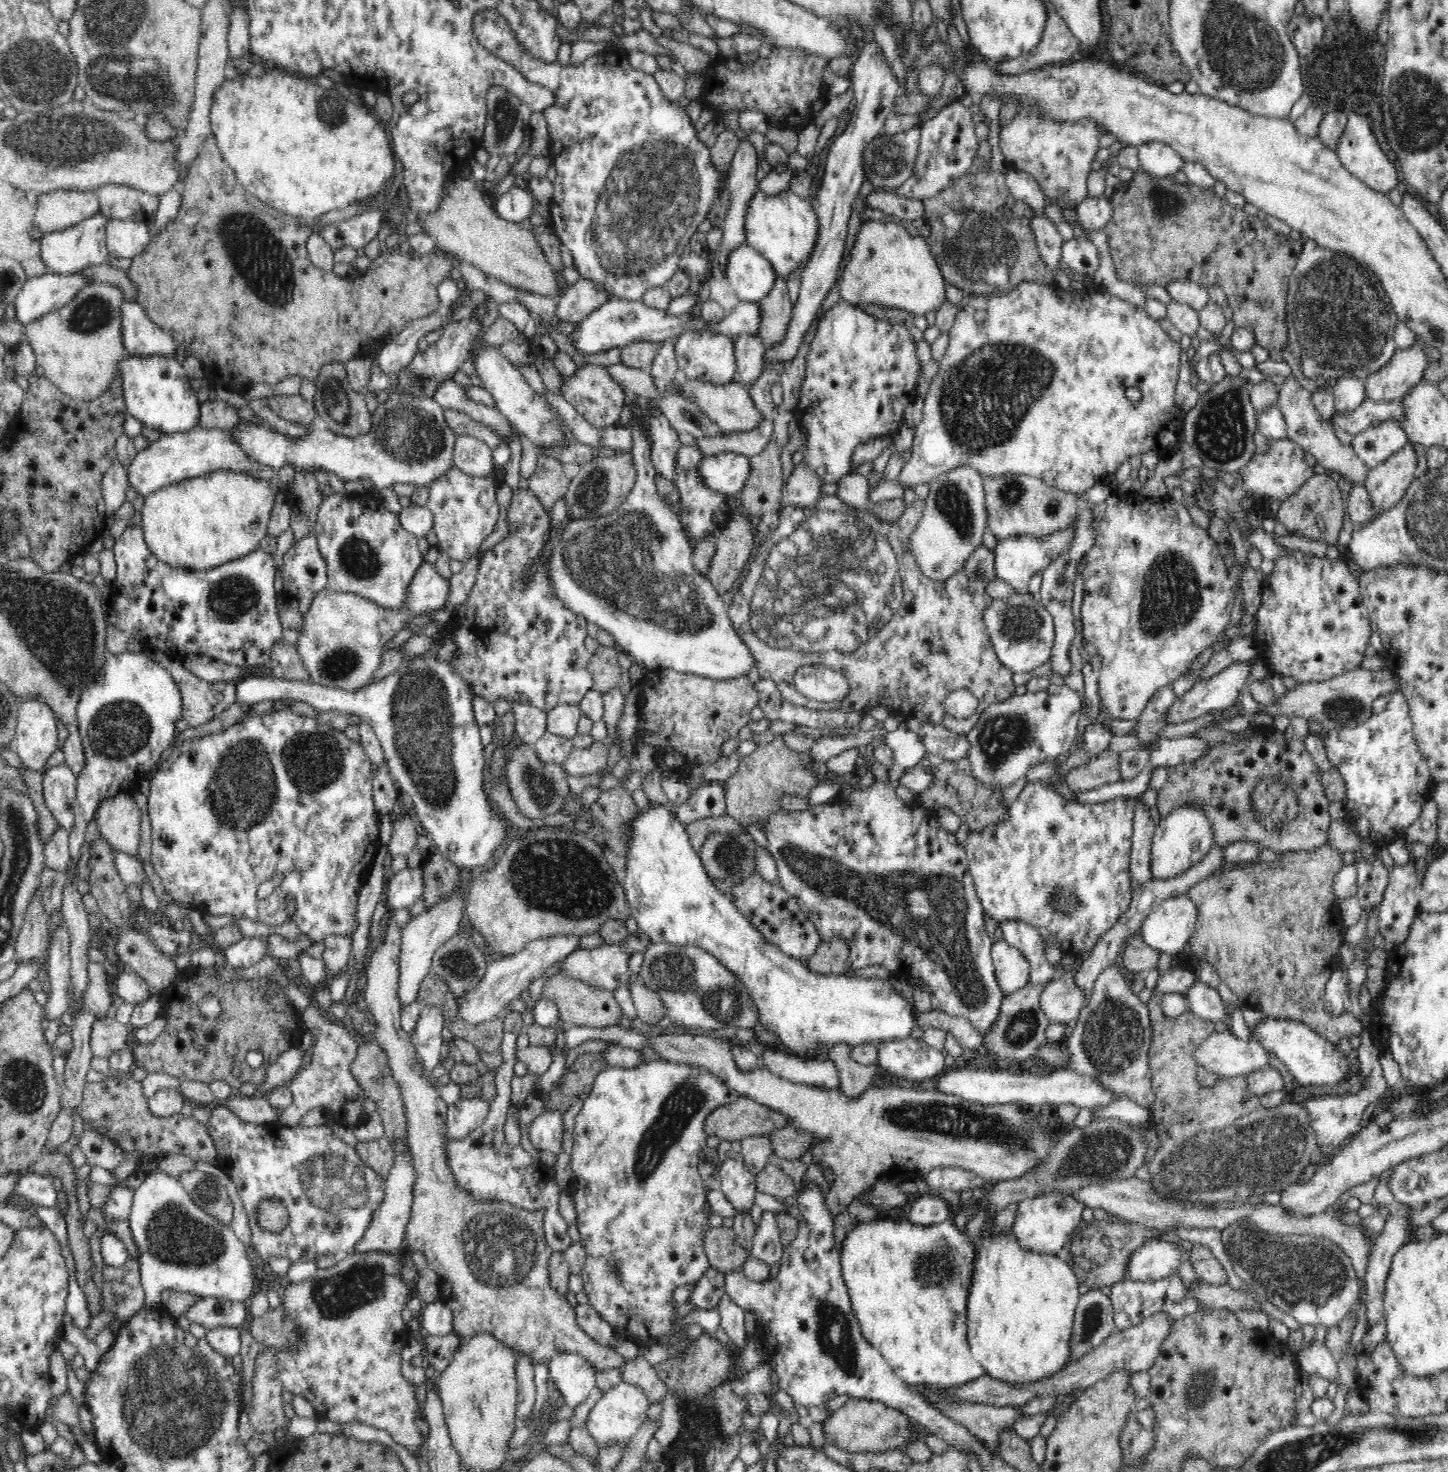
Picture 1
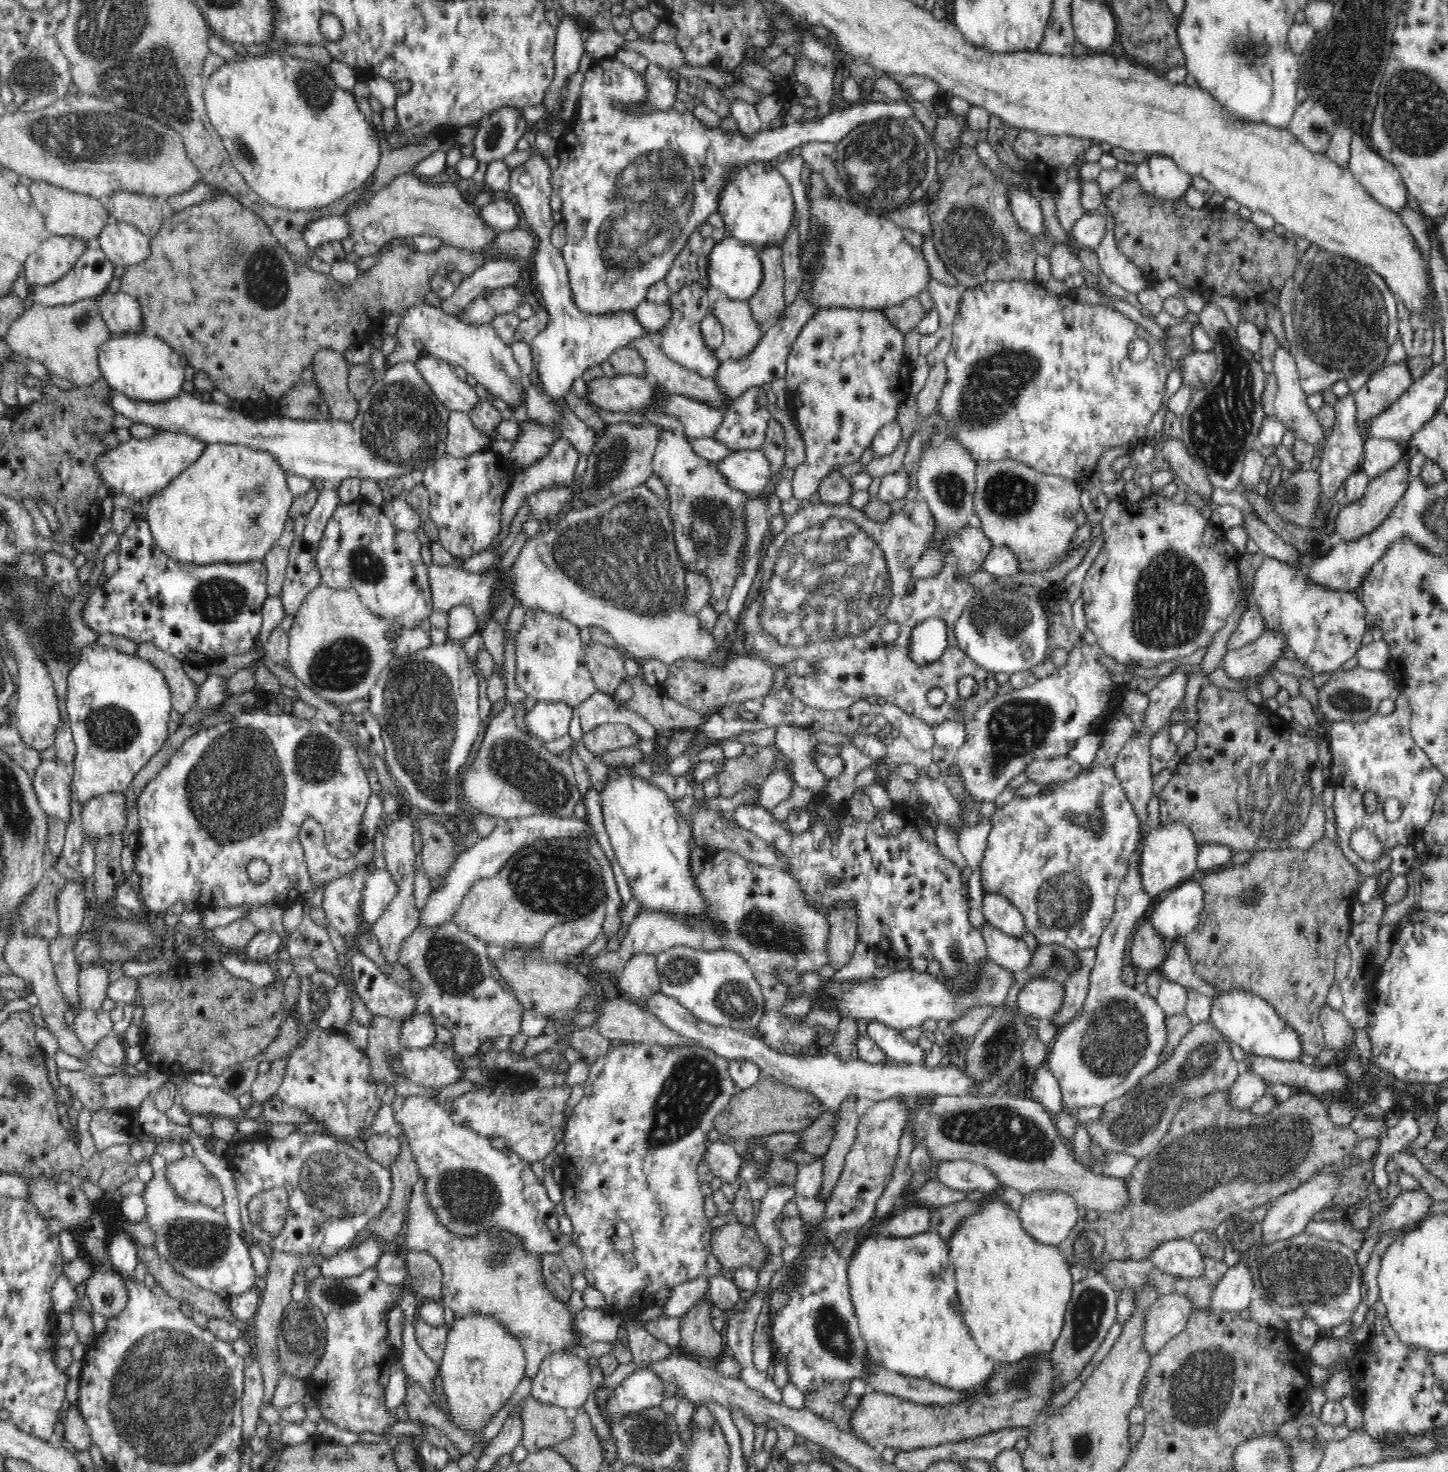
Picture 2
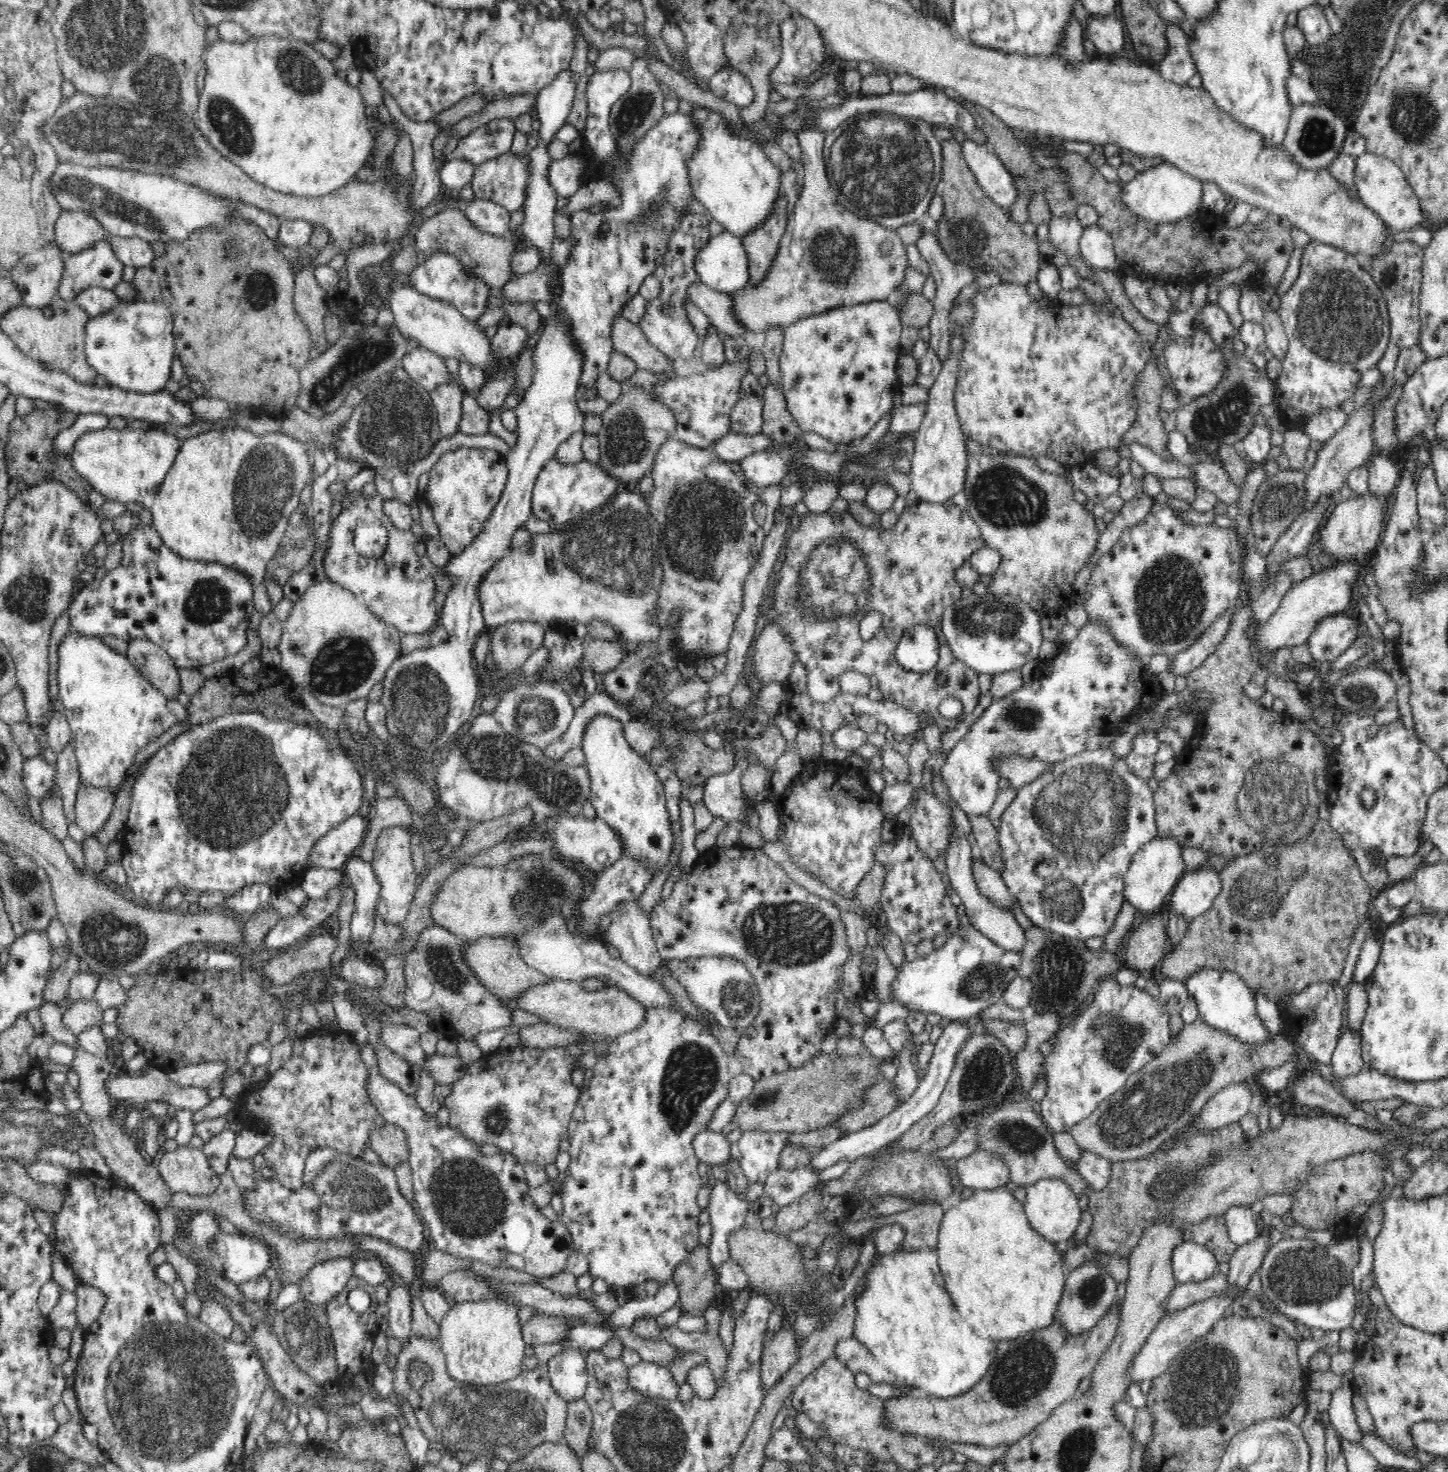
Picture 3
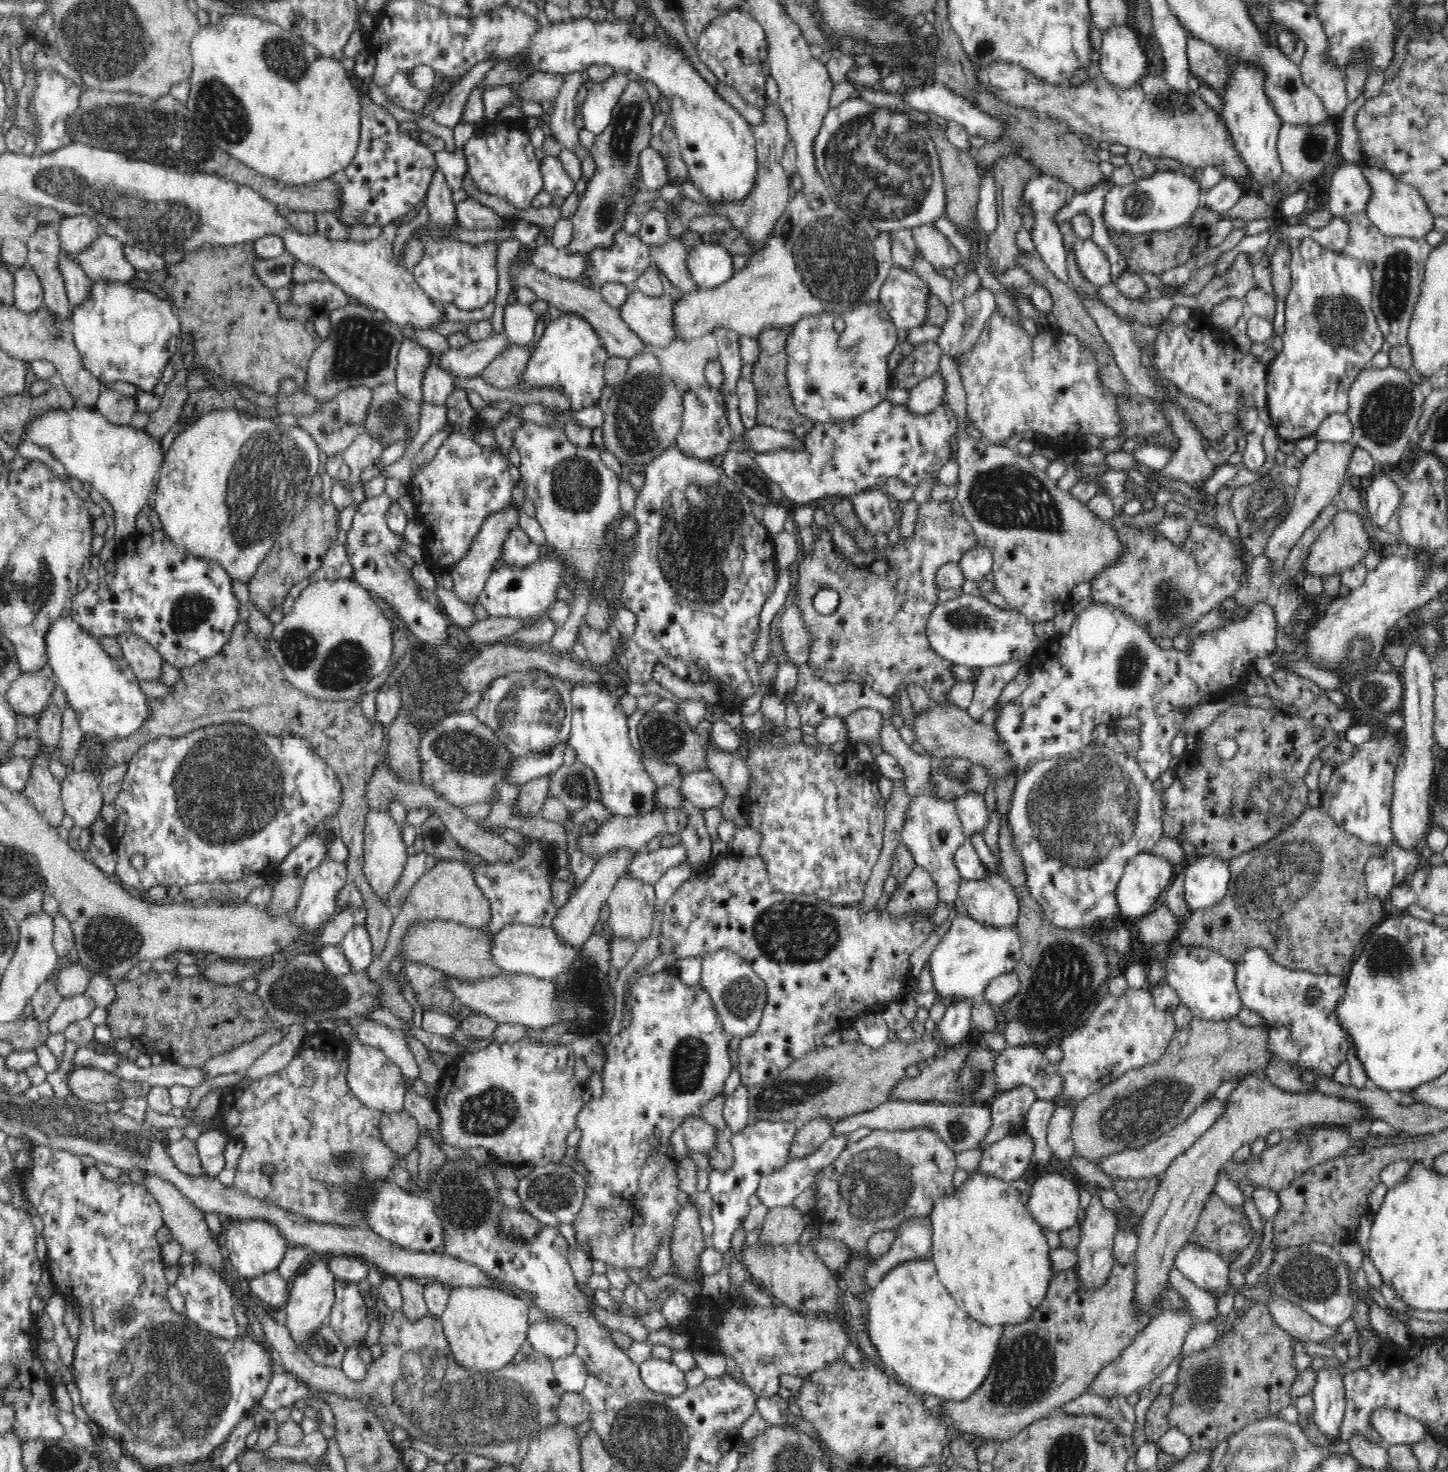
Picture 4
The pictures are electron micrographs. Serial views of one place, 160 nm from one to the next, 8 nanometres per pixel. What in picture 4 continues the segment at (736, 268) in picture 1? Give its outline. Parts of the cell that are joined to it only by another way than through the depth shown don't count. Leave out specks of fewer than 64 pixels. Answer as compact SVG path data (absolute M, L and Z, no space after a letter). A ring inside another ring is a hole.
M701 243L688 251L687 268L698 286L712 288L732 278L732 258L725 243Z

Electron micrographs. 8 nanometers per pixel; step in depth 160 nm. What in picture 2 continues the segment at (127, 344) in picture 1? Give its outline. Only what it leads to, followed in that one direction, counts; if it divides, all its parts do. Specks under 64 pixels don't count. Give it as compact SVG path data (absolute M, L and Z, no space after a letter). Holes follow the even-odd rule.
M120 290L117 293L104 292L98 297L100 313L112 333L138 330L143 323L143 312L136 297Z

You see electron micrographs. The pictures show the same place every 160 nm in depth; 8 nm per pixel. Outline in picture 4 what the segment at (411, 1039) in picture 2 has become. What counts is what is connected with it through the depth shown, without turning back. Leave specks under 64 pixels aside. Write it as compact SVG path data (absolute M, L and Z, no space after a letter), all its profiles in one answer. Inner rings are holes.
M367 1019L353 1030L355 1034L352 1038L382 1050L396 1066L400 1067L405 1078L410 1080L418 1078L419 1068L404 1031L390 1029L386 1025Z

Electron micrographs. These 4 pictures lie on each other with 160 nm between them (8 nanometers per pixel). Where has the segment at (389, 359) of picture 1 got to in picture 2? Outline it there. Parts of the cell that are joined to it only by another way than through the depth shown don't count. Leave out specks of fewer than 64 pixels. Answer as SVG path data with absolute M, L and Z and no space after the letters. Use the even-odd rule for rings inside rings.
M511 258L488 261L471 275L464 276L458 288L454 288L447 299L442 299L440 306L448 315L458 316L458 312L465 311L466 306L483 292L514 285L523 278L522 267Z

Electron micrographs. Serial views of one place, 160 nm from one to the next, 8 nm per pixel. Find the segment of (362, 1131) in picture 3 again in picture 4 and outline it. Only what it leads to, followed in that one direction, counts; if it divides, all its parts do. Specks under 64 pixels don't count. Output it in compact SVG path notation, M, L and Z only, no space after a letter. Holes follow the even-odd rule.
M317 1031L315 1033L308 1033L305 1038L305 1046L293 1058L288 1066L282 1068L276 1072L276 1074L264 1076L264 1082L256 1082L256 1088L258 1094L250 1092L250 1090L244 1090L241 1087L234 1086L232 1088L232 1096L226 1096L222 1100L222 1106L220 1106L220 1114L222 1114L222 1120L224 1120L224 1126L226 1132L230 1136L236 1136L242 1140L242 1156L240 1156L238 1168L236 1168L234 1187L240 1190L242 1193L248 1194L251 1198L259 1199L260 1201L266 1202L269 1205L278 1206L279 1208L291 1211L292 1213L300 1214L303 1218L309 1220L316 1220L318 1223L327 1223L328 1225L338 1224L358 1224L362 1220L362 1216L358 1212L354 1212L346 1200L346 1196L342 1194L342 1188L344 1186L352 1186L354 1182L366 1182L366 1180L372 1180L372 1178L388 1178L390 1174L390 1168L392 1166L400 1166L404 1160L398 1160L397 1152L388 1148L387 1144L384 1144L383 1136L380 1135L379 1124L383 1113L381 1110L374 1110L364 1106L353 1096L352 1092L349 1092L348 1085L345 1084L345 1071L348 1070L348 1045L343 1039L339 1039L330 1031ZM272 1164L276 1166L276 1174L274 1176L268 1176L263 1173L263 1166Z

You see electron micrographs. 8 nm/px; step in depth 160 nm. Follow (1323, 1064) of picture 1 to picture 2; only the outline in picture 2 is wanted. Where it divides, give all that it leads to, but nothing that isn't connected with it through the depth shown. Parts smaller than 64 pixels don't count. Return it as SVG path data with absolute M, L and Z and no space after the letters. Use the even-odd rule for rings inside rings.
M1242 987L1222 989L1211 996L1209 1004L1209 1022L1227 1040L1236 1042L1242 1050L1257 1057L1270 1057L1282 1060L1298 1061L1304 1053L1296 1032L1285 1024L1276 1011L1265 1000Z

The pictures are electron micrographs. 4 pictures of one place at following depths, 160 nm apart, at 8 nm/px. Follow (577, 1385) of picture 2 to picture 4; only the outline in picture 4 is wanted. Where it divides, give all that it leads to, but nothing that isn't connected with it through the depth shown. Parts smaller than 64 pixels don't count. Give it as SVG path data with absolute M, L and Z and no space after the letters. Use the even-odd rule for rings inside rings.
M576 1354L552 1361L553 1373L563 1390L580 1393L585 1387L588 1374L585 1362Z

